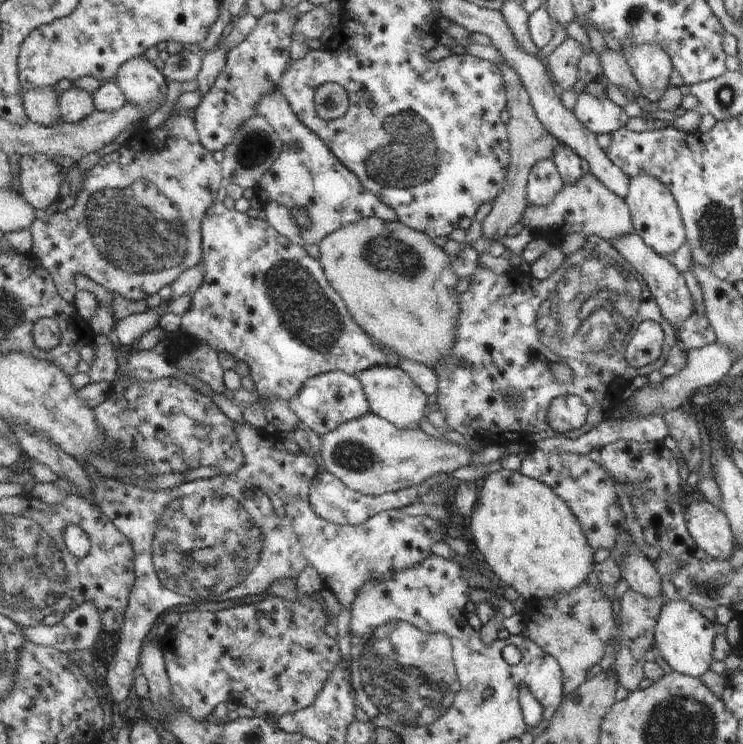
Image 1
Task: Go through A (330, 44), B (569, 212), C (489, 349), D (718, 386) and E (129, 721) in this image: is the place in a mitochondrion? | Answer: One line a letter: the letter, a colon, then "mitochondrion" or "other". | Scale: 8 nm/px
A: other
B: other
C: other
D: other
E: other

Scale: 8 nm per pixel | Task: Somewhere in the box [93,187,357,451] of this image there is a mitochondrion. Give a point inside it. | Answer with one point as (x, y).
(303, 307)

